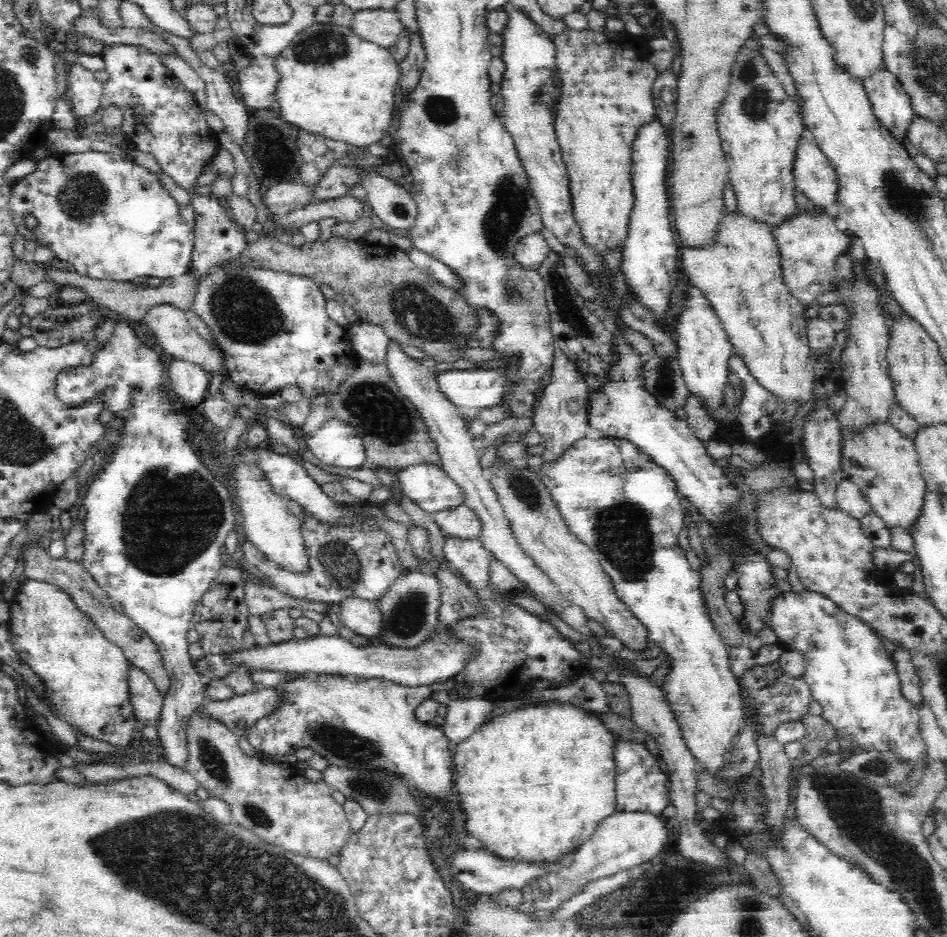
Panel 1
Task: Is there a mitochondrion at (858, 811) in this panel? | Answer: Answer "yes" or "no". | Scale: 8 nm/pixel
yes

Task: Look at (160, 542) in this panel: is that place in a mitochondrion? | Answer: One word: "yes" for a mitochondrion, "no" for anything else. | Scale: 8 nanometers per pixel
yes

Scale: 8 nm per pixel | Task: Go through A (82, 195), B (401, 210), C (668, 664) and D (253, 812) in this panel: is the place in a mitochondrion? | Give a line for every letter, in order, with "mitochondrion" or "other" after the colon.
A: mitochondrion
B: mitochondrion
C: other
D: mitochondrion

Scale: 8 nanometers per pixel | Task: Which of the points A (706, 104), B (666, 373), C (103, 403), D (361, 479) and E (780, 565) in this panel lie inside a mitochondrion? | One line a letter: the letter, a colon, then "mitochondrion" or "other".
A: other
B: mitochondrion
C: other
D: other
E: other

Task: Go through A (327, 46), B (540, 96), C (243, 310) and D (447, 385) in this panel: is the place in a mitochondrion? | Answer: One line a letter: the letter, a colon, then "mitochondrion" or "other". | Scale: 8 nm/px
A: mitochondrion
B: mitochondrion
C: mitochondrion
D: other

